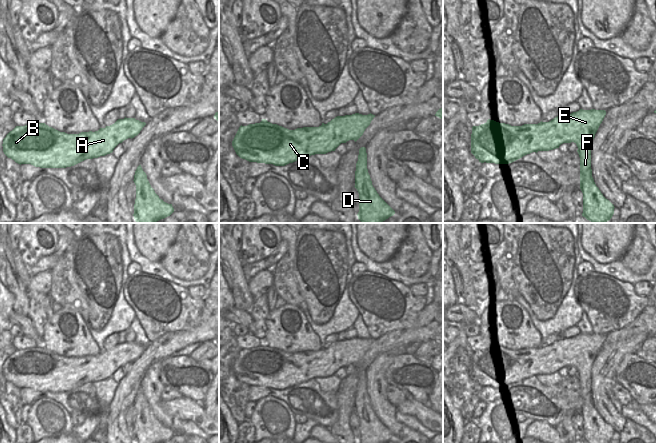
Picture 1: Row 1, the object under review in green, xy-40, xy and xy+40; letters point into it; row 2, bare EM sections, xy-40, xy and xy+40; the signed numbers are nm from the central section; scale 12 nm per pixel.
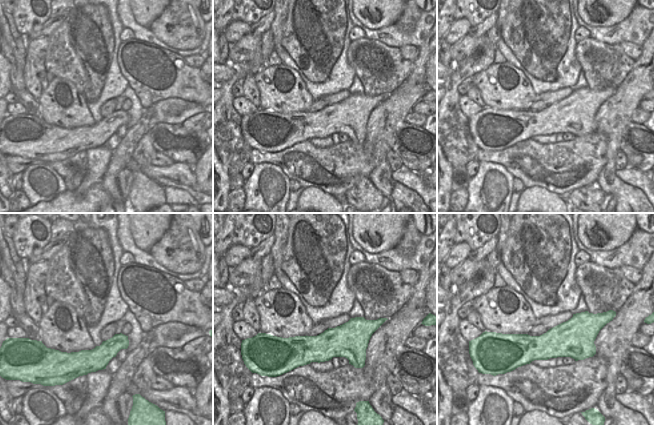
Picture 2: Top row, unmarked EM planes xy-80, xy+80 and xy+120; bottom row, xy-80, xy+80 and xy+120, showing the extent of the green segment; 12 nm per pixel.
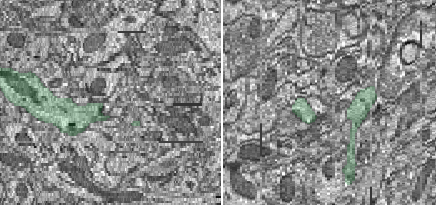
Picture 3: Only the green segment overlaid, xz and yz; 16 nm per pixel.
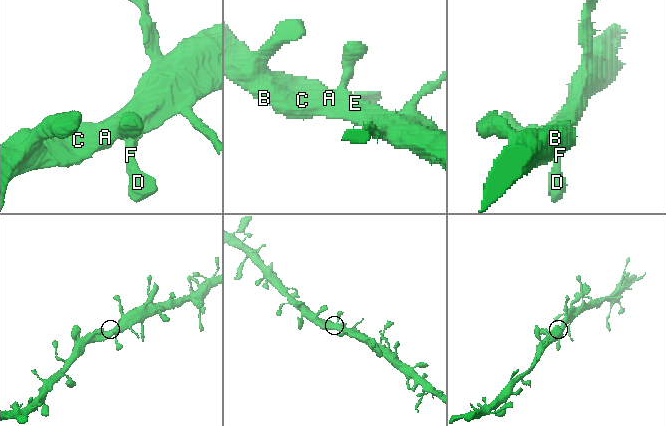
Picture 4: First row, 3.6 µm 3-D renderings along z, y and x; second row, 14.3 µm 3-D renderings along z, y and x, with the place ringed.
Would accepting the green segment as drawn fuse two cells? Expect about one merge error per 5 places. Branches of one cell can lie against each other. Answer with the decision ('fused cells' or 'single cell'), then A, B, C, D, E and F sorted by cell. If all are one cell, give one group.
single cell; groups A B C D E F

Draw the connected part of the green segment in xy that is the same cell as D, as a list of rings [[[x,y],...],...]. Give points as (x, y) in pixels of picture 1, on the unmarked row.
[[[366,372],[359,373],[355,395],[355,410],[359,417],[358,443],[388,443],[395,435],[379,420],[367,393]]]

